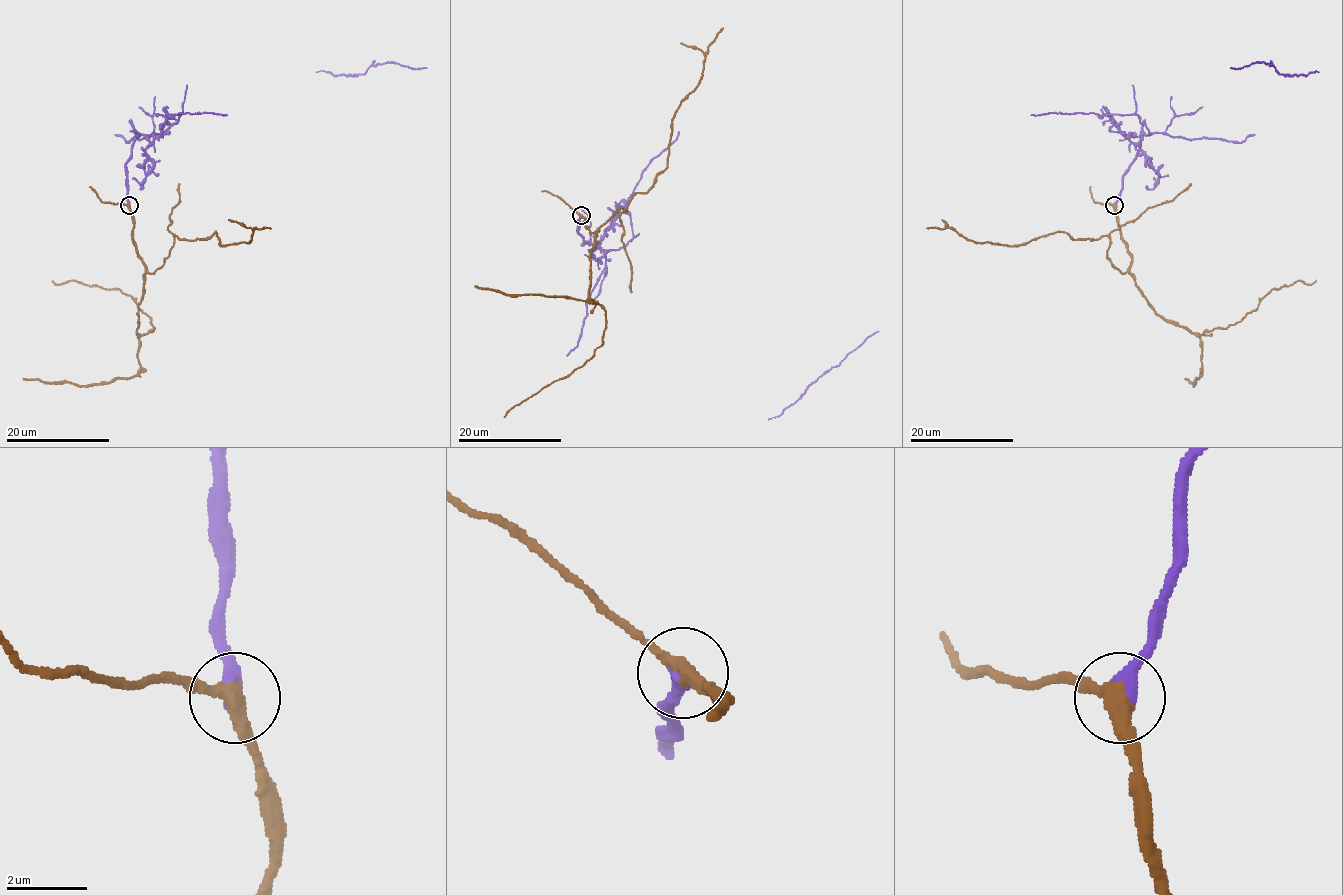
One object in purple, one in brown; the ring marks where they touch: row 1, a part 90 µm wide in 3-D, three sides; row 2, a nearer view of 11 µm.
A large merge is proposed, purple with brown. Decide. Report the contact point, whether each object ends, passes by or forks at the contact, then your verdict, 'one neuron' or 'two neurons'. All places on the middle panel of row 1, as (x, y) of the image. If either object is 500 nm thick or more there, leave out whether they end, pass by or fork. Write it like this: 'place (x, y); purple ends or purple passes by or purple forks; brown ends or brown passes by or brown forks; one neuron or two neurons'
place (581, 215); purple ends; brown passes by; one neuron

